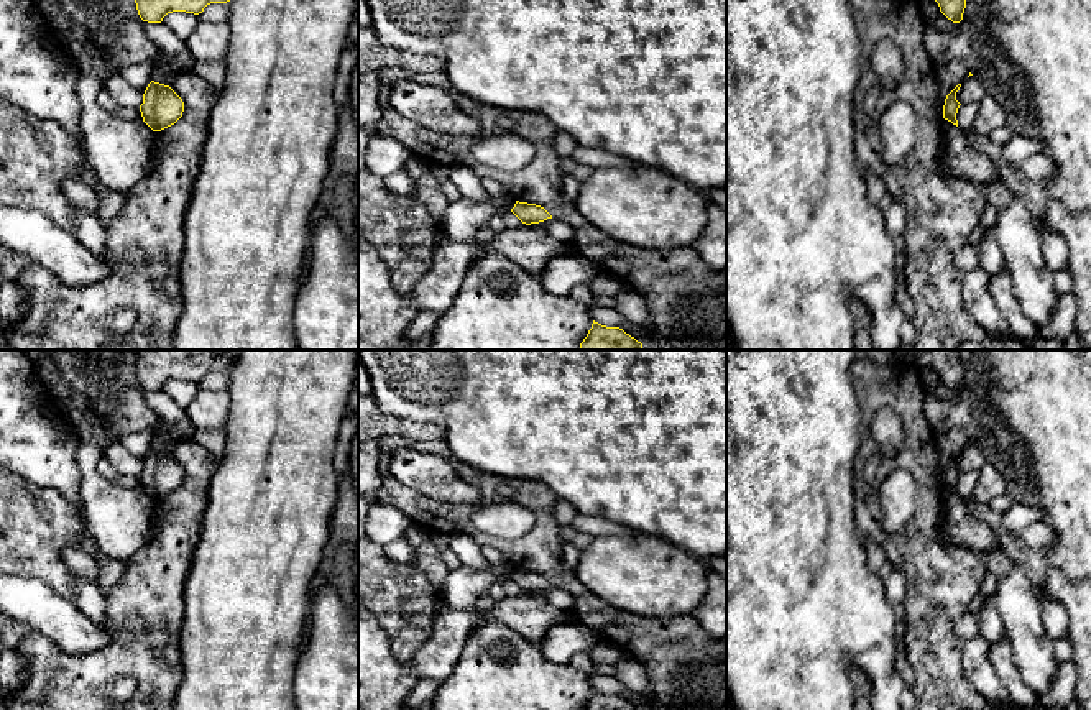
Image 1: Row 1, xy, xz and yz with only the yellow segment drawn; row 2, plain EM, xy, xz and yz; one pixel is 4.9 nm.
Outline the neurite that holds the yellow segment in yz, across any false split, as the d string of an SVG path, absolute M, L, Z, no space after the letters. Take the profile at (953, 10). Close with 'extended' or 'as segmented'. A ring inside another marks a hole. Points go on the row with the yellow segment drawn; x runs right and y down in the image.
M935 0L940 7L940 12L951 20L960 23L966 8L966 0Z; as segmented

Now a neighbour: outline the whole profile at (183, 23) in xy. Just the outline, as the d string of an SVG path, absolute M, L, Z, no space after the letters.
M173 12L163 18L163 23L166 23L179 38L186 41L197 28L199 18L194 13Z

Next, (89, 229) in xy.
M71 204L71 219L76 224L76 235L100 258L122 266L123 258L107 245L105 228L99 217L79 205Z

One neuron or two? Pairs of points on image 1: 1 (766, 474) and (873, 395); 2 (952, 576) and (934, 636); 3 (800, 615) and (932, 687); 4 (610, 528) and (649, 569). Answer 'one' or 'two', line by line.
1: two
2: one
3: two
4: two

